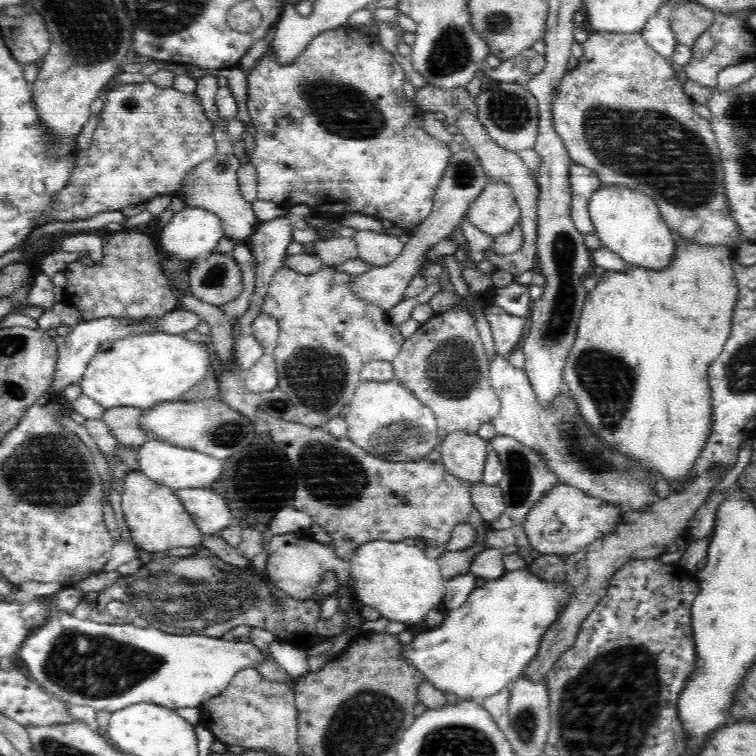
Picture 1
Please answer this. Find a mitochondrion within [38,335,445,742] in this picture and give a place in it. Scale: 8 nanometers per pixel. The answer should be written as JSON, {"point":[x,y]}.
{"point":[206,595]}

